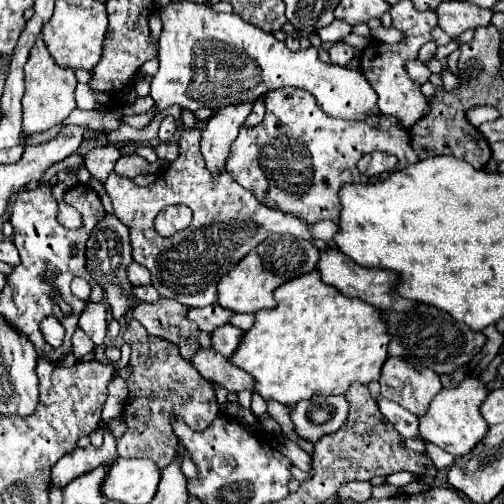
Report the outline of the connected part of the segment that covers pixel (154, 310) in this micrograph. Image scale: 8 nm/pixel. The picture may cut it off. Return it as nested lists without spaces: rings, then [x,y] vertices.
[[[164,300],[158,302],[138,302],[132,308],[132,318],[136,318],[150,336],[168,340],[178,346],[180,354],[190,360],[190,356],[198,350],[198,328],[186,318],[186,306],[182,306],[176,300]]]

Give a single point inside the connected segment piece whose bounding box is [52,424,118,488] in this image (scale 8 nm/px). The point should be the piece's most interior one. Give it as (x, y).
(80, 461)

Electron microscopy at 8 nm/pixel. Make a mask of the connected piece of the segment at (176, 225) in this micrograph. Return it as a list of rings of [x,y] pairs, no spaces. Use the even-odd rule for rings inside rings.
[[[184,205],[167,206],[156,216],[156,232],[160,236],[174,236],[188,228],[192,222],[192,210]]]

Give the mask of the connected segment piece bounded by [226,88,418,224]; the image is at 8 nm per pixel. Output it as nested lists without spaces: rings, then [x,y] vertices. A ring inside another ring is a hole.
[[[280,88],[276,92],[268,92],[268,96],[262,96],[266,106],[264,120],[254,128],[240,128],[238,138],[232,142],[228,166],[226,170],[232,174],[232,178],[250,190],[262,204],[268,208],[276,208],[280,212],[288,212],[294,216],[300,216],[302,220],[314,224],[320,220],[332,220],[338,222],[340,216],[340,200],[338,190],[346,182],[376,182],[380,178],[368,178],[360,174],[356,168],[356,162],[374,150],[394,154],[400,162],[398,168],[408,168],[410,164],[418,162],[416,152],[410,146],[410,134],[404,130],[392,116],[374,116],[364,122],[358,120],[340,120],[332,116],[324,116],[324,112],[318,108],[314,96],[310,92],[304,92],[300,88]]]

